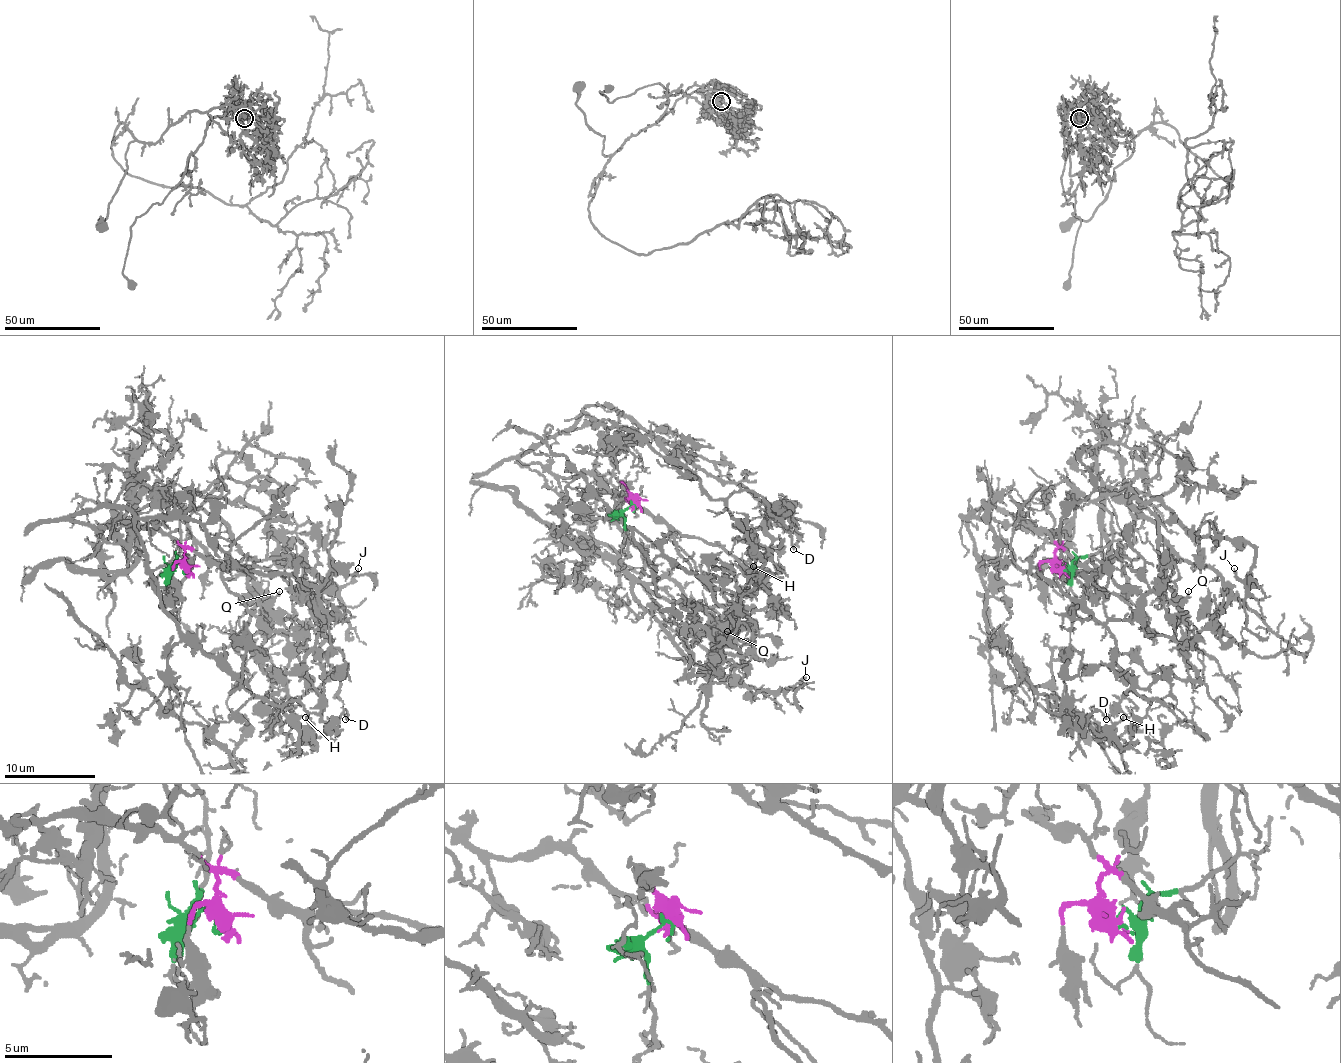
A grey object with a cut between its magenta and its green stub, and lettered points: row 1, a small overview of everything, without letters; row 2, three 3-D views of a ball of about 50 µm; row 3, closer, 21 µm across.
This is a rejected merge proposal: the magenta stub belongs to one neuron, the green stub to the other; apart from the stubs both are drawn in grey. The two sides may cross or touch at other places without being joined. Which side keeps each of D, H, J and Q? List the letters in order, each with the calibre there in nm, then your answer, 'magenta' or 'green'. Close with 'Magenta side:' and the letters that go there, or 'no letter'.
D: calibre 160 nm; magenta
H: calibre 130 nm; magenta
J: calibre 200 nm; green
Q: calibre 160 nm; green
Magenta side: D, H

